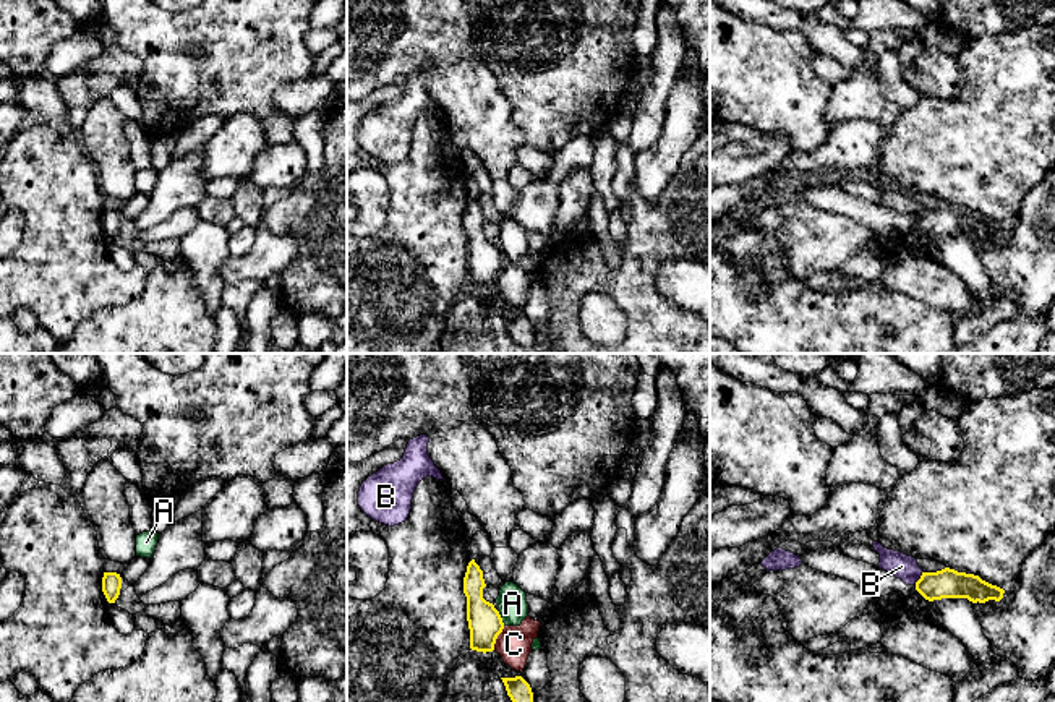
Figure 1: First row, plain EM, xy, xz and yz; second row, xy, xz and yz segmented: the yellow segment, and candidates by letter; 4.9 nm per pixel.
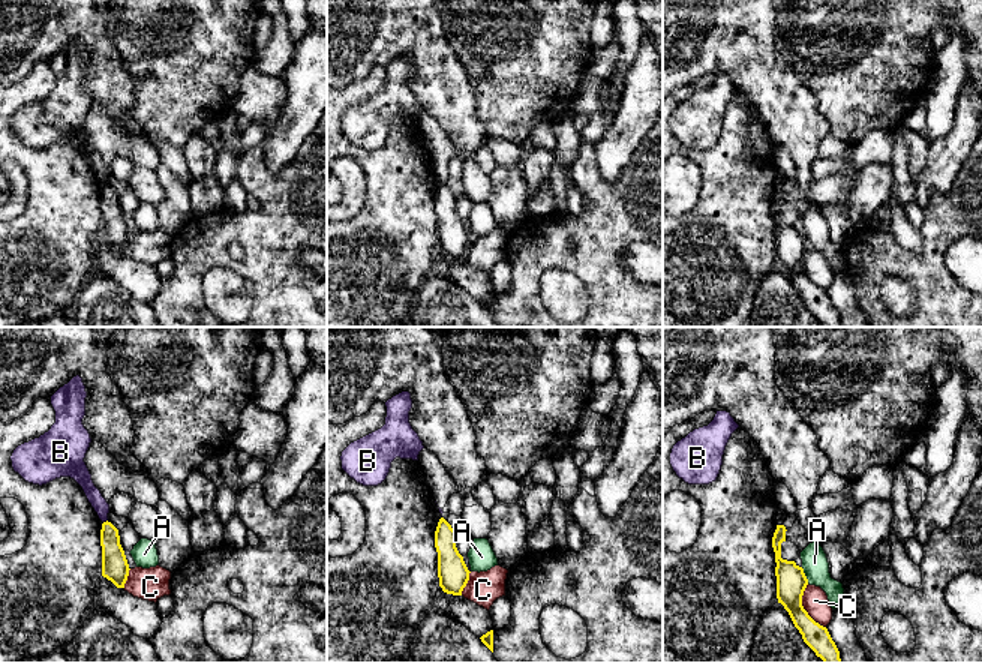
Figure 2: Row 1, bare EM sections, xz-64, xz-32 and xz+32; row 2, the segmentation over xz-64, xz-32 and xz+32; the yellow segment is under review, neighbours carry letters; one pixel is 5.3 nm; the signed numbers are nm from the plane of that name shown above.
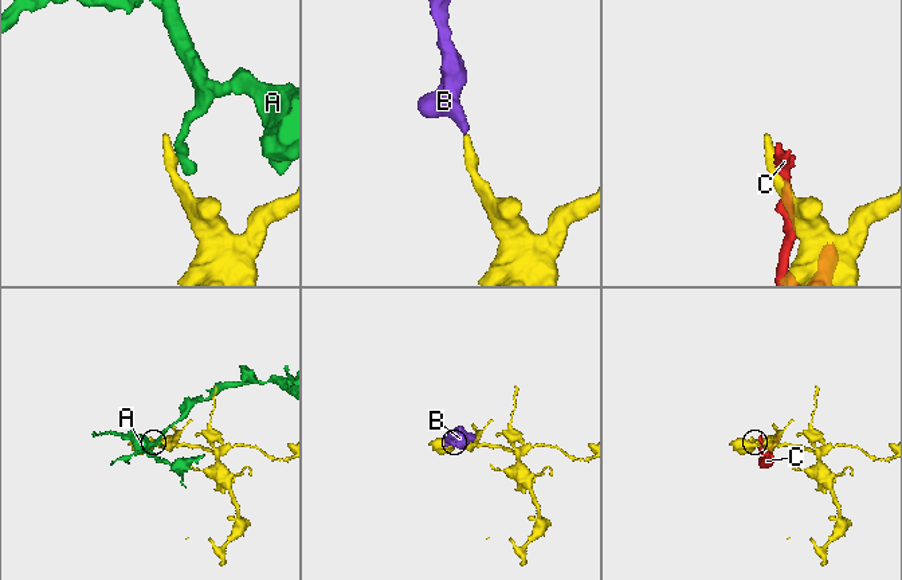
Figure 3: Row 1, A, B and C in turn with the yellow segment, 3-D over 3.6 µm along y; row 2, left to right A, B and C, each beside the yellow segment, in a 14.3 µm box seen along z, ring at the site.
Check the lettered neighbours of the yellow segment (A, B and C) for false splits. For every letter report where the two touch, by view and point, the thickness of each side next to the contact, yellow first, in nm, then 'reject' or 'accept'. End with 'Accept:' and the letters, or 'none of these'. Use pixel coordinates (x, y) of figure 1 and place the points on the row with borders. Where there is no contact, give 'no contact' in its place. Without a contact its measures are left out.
A: contact xz (501, 618); calibres 170 and 140 nm; reject
B: contact yz (921, 577); calibres 140 and 120 nm; reject
C: contact xz (496, 637); calibres 170 and 180 nm; reject
Accept: none of these

